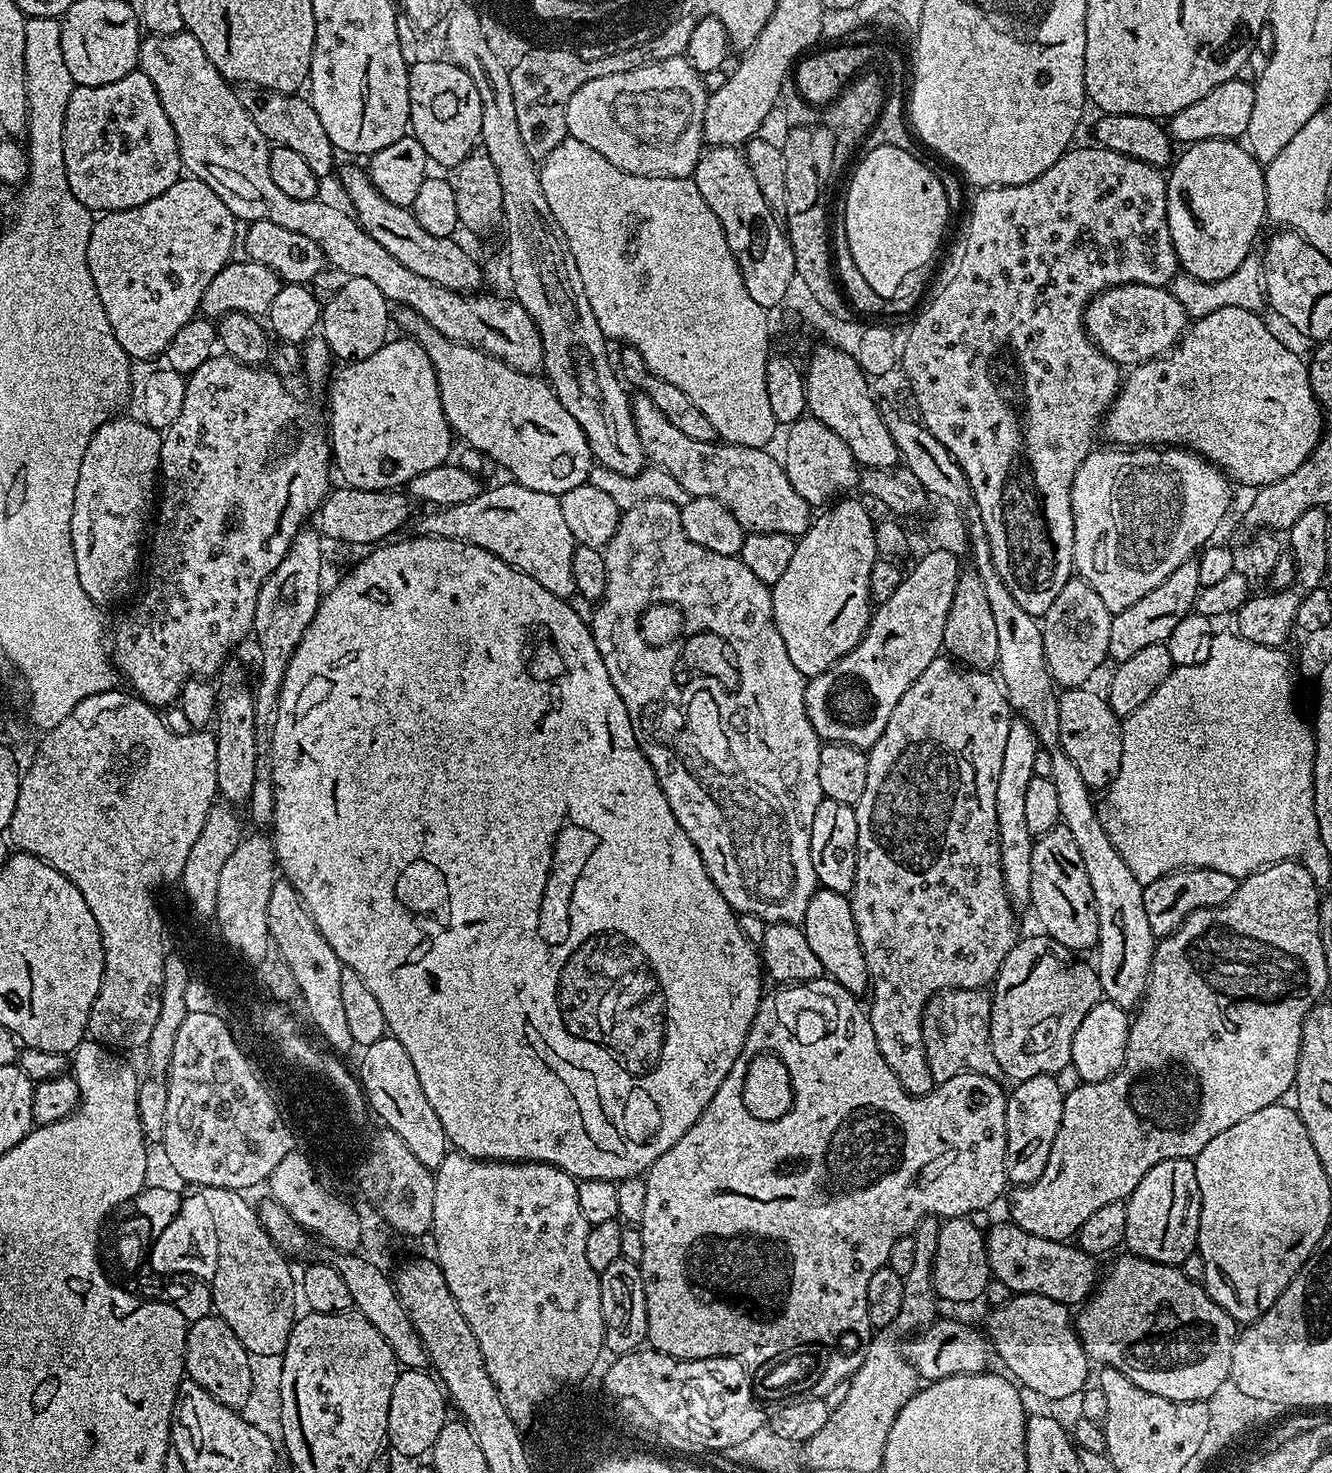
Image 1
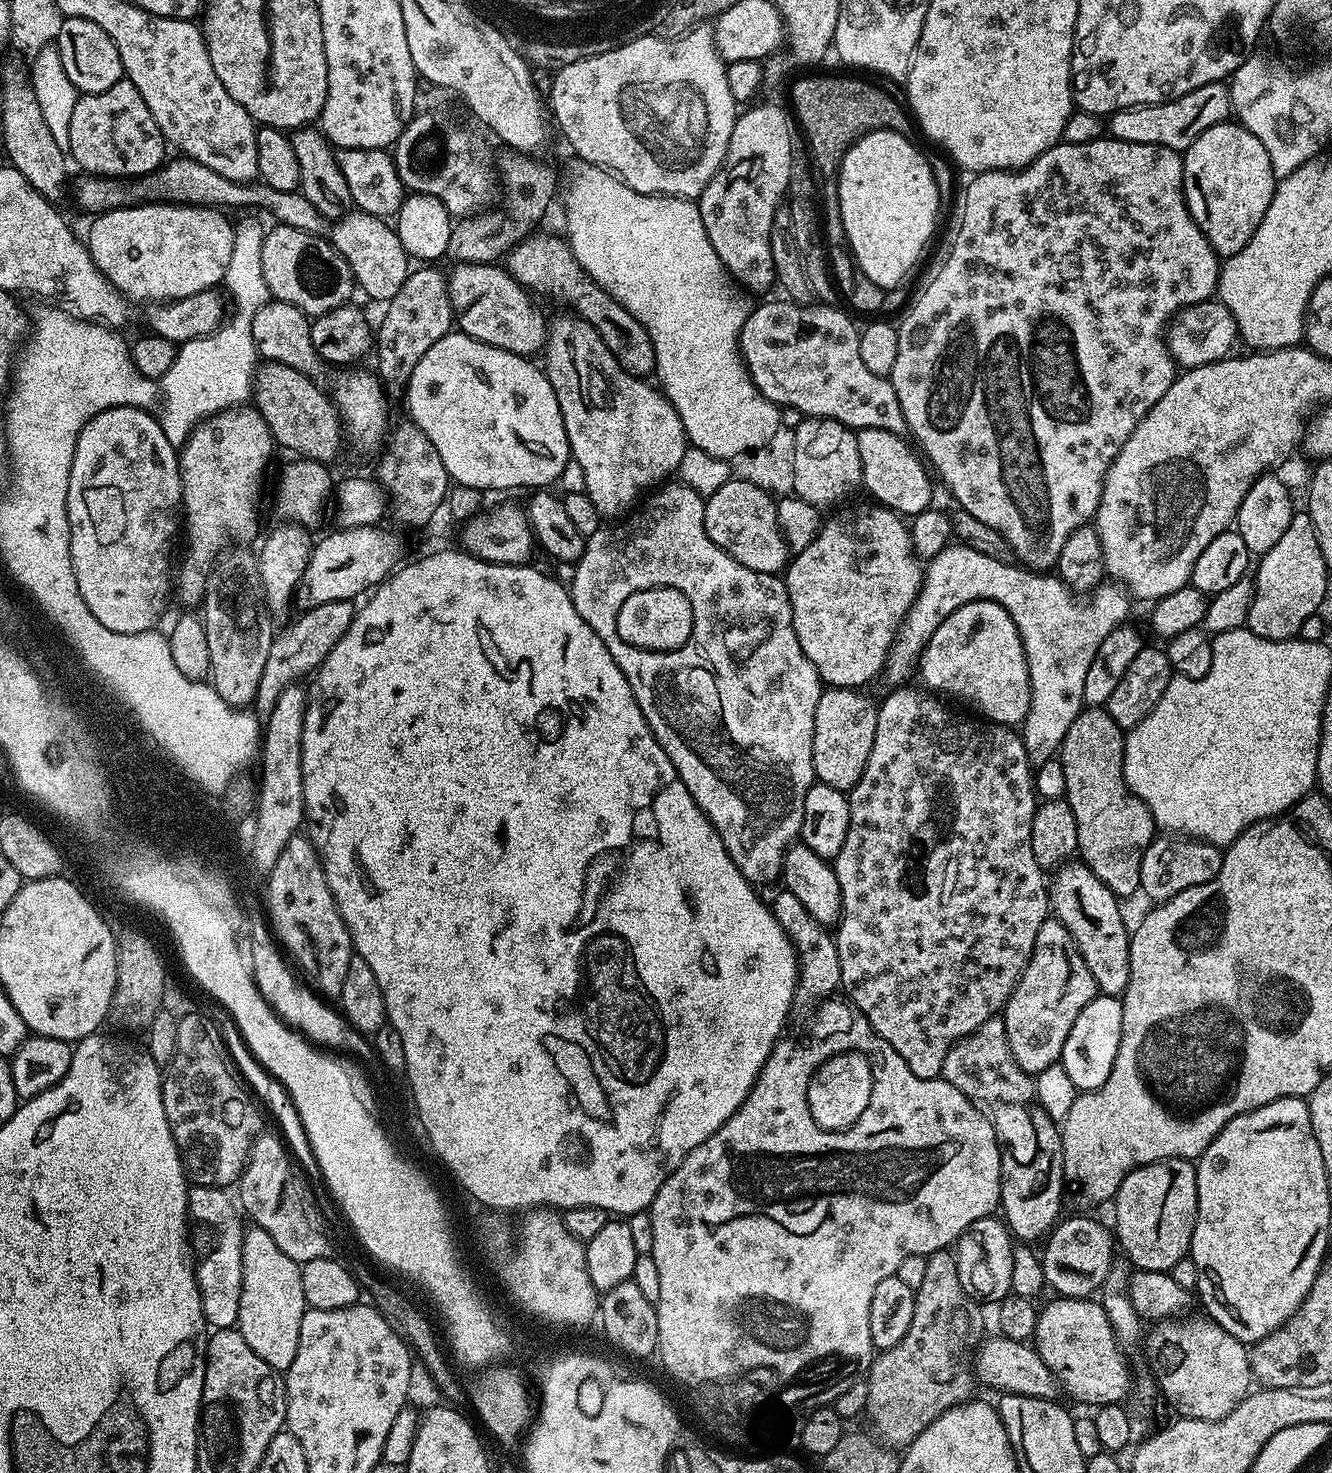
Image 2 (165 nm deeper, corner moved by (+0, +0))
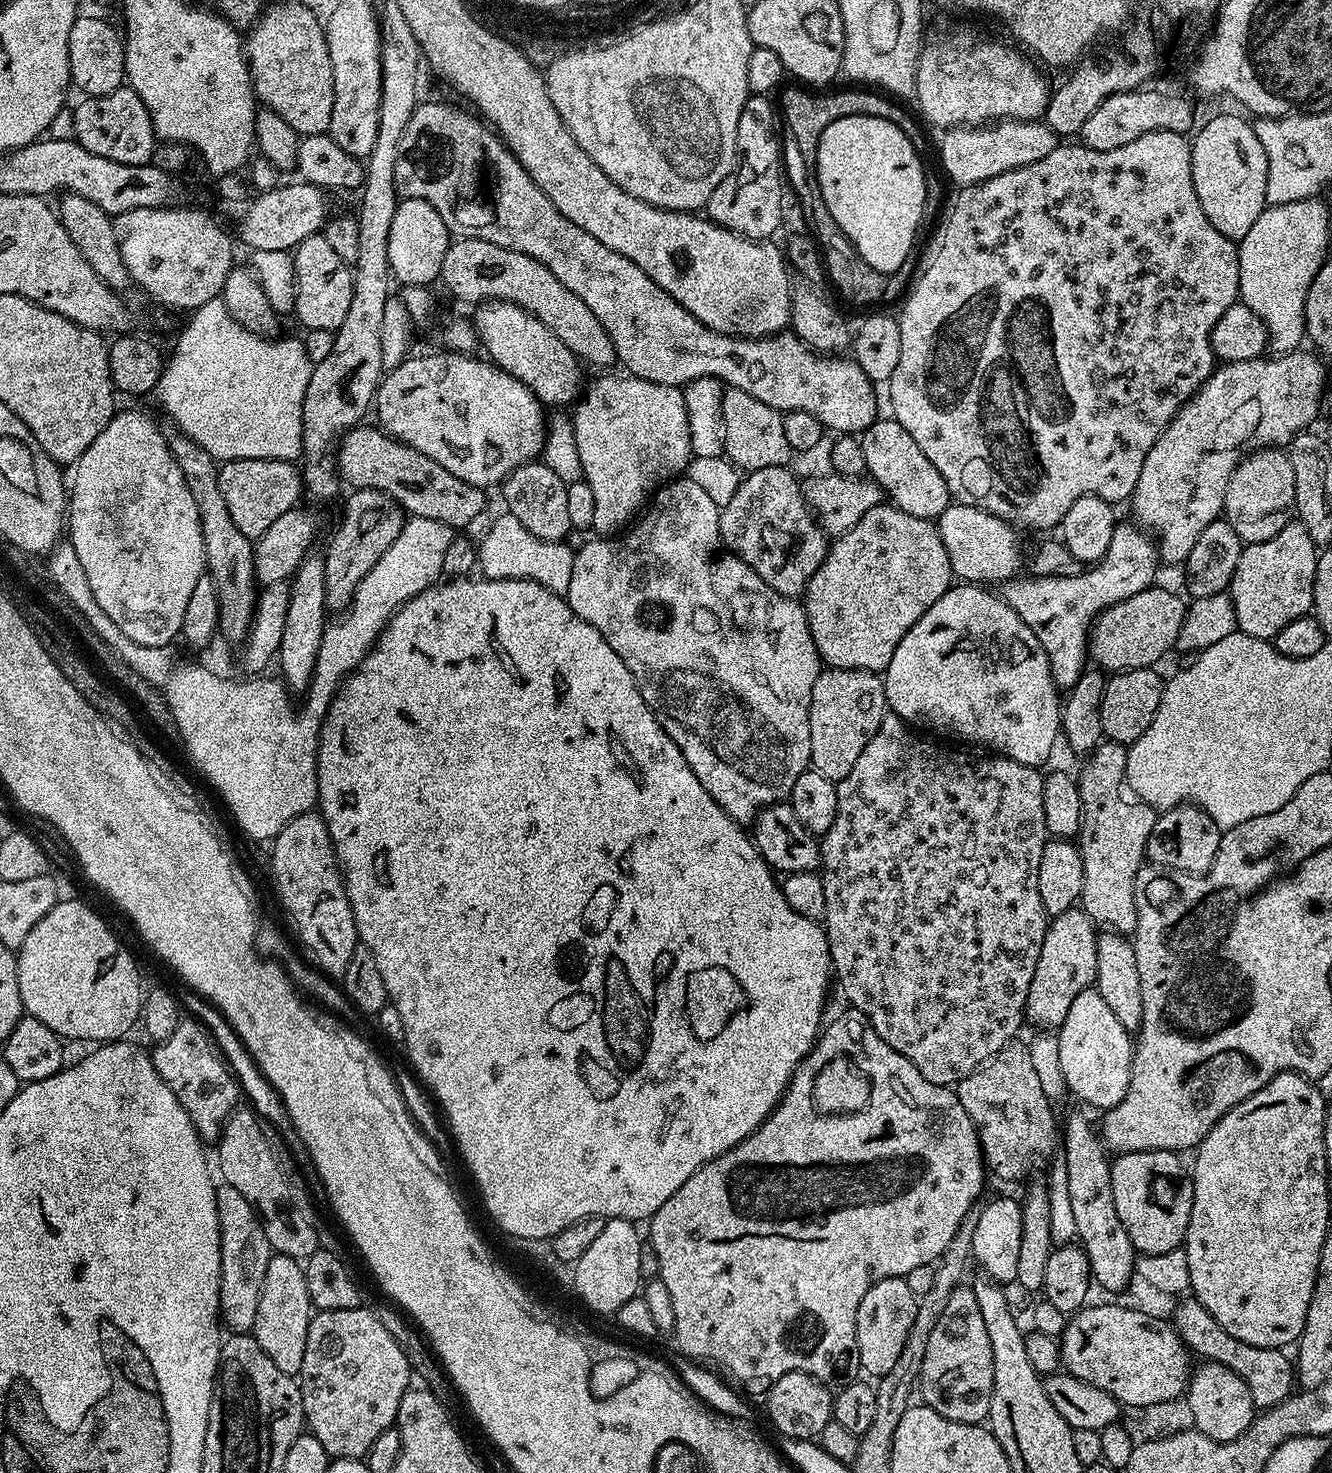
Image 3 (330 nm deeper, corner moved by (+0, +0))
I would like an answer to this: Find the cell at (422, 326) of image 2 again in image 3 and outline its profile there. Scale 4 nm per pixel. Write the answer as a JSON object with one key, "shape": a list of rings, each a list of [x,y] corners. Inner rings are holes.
{"shape":[[[358,488],[347,493],[344,513],[340,516],[340,525],[332,532],[328,540],[328,549],[322,552],[326,570],[325,609],[329,613],[339,614],[350,606],[362,578],[372,568],[374,562],[402,534],[406,513],[396,501],[391,500],[373,488]]]}

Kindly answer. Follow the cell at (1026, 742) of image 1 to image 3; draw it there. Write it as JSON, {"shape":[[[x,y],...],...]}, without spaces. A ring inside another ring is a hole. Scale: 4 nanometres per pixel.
{"shape":[[[1120,522],[1116,525],[1105,556],[1076,577],[1024,574],[1019,578],[1003,581],[1003,600],[1014,610],[1014,614],[1018,614],[1018,618],[1022,618],[1022,622],[1026,622],[1026,626],[1030,626],[1030,630],[1034,630],[1034,638],[1038,638],[1042,650],[1046,650],[1046,658],[1050,662],[1050,670],[1056,680],[1057,689],[1071,689],[1074,682],[1078,682],[1078,678],[1084,675],[1090,660],[1088,642],[1096,619],[1118,602],[1126,598],[1134,598],[1134,594],[1142,594],[1142,590],[1153,587],[1157,583],[1156,564],[1158,565],[1158,549],[1155,539],[1135,523]]]}

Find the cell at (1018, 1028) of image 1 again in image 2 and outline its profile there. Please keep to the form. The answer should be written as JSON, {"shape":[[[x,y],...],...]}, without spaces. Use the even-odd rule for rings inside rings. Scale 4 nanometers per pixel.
{"shape":[[[1058,919],[1044,920],[1042,926],[1038,926],[1038,936],[1034,938],[1034,948],[1020,981],[1014,986],[1002,1009],[1008,1045],[1014,1054],[1014,1062],[1018,1062],[1023,1072],[1035,1074],[1059,1061],[1062,1046],[1070,1034],[1070,1026],[1074,1026],[1074,1018],[1082,1014],[1082,1010],[1096,995],[1098,995],[1096,983],[1090,970],[1086,970],[1086,962],[1082,962],[1082,954],[1074,938],[1070,938],[1070,930],[1066,930],[1064,923]]]}

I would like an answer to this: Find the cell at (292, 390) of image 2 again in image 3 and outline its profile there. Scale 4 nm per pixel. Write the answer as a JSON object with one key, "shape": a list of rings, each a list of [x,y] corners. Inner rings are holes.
{"shape":[[[361,422],[355,428],[344,433],[339,441],[334,459],[338,475],[349,489],[373,488],[378,490],[396,501],[409,517],[430,518],[434,522],[442,522],[447,528],[464,530],[467,524],[474,523],[484,512],[485,489],[470,486],[470,482],[462,482],[462,478],[454,478],[454,474],[450,474],[450,470],[438,466],[438,462],[434,462],[434,458],[426,458],[426,454],[414,450],[401,440],[395,440],[393,436],[388,435],[379,427],[371,428],[368,422]]]}

